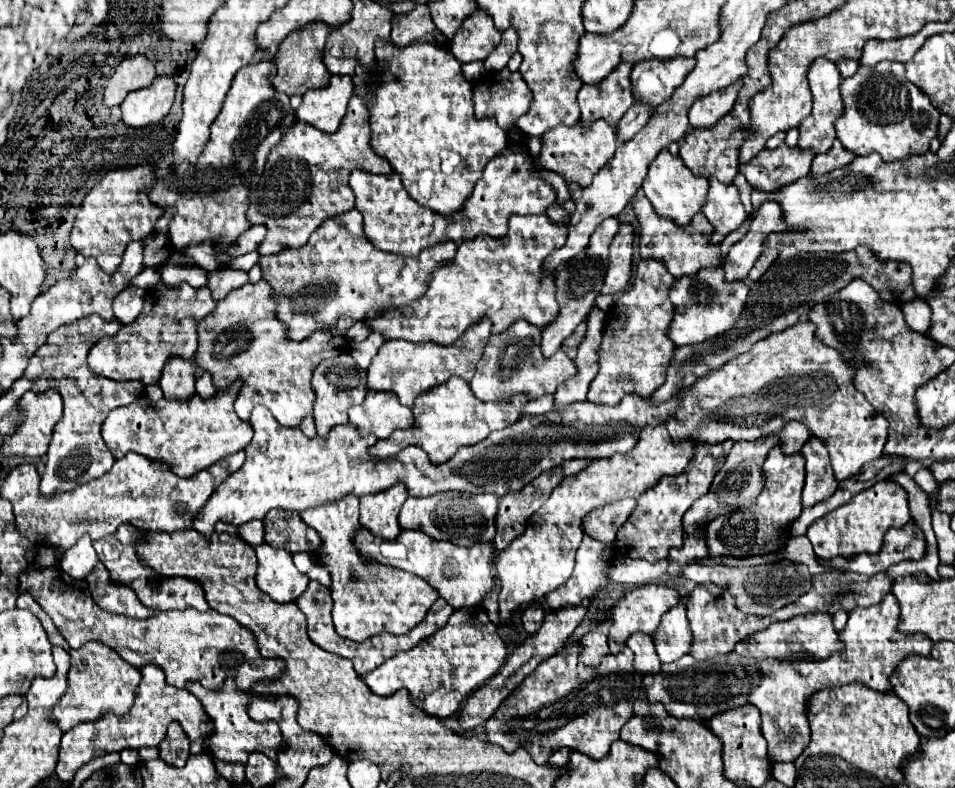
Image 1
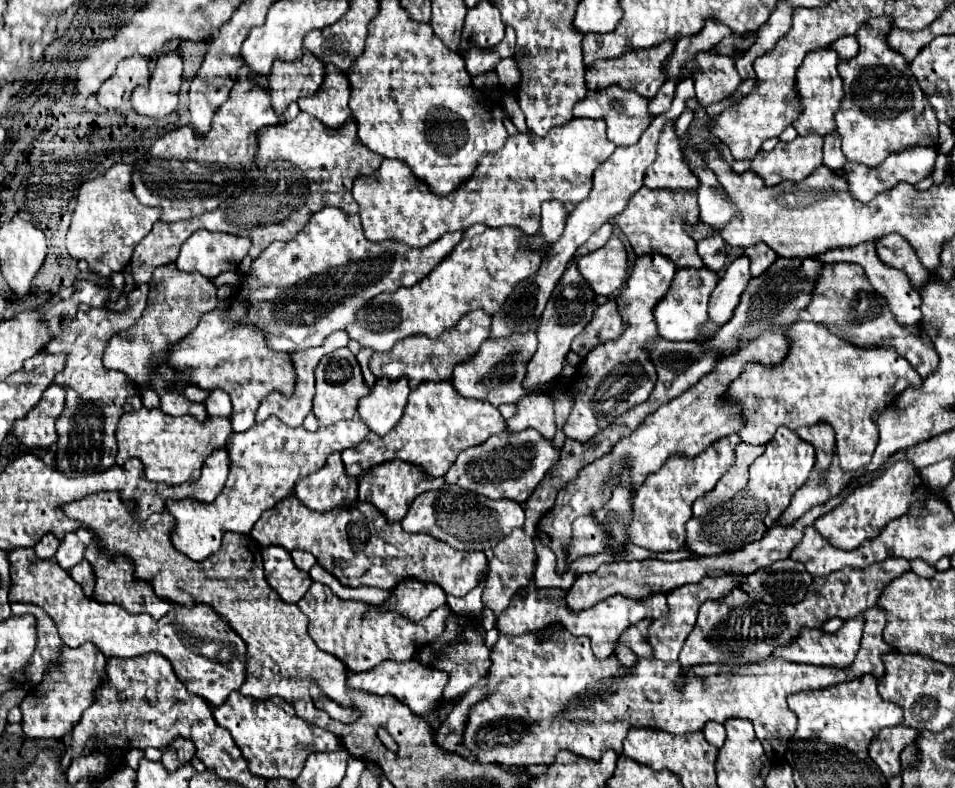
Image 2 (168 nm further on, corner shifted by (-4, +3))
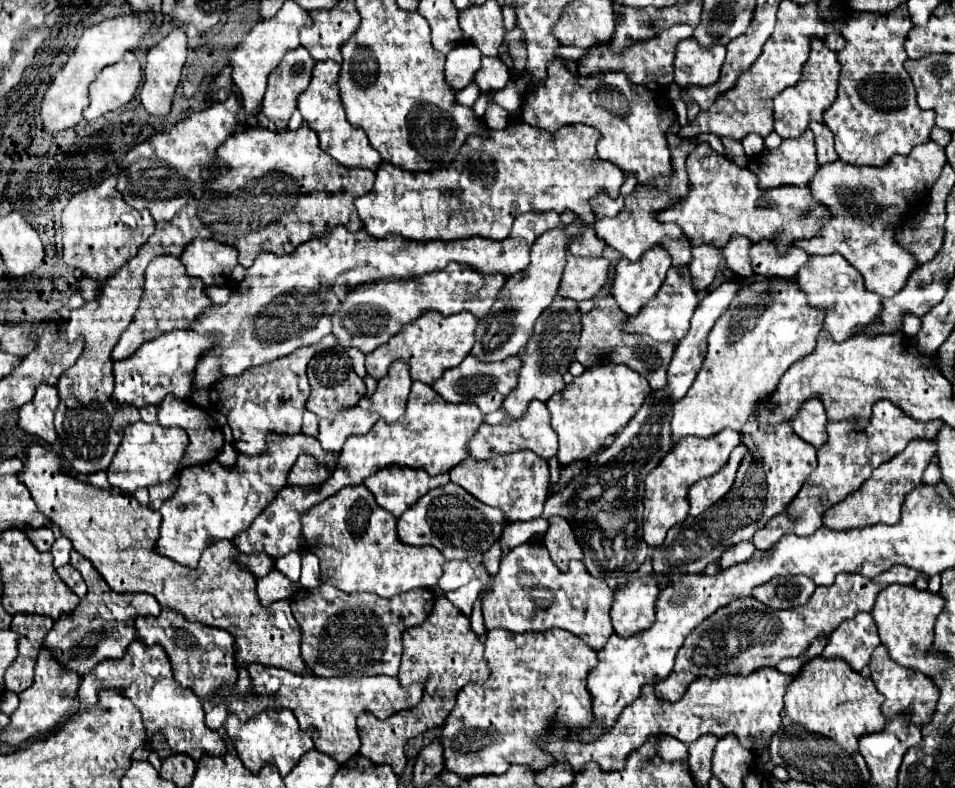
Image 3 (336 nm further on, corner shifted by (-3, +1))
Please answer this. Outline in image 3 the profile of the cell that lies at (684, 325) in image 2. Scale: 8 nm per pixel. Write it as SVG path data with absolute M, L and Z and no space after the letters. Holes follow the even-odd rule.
M672 266L668 270L668 276L666 276L662 288L658 290L656 298L648 300L644 304L644 308L640 310L640 314L636 318L630 318L624 324L624 330L632 332L632 334L648 334L650 338L654 338L658 342L664 342L664 340L680 342L688 334L690 318L696 310L696 304L698 304L698 290L696 290L696 286L692 286L692 276L690 276L688 266L680 266L680 268Z

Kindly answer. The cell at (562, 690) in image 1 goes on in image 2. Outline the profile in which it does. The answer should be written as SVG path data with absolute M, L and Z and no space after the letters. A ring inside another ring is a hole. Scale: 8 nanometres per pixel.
M869 608L865 620L861 650L855 662L841 672L837 668L813 668L773 656L759 662L741 660L741 664L733 666L703 664L687 670L679 662L667 662L669 672L665 672L665 662L641 658L633 672L621 672L613 656L605 660L593 656L587 636L573 636L567 630L553 632L545 638L539 638L539 632L525 632L521 636L499 634L489 654L491 668L485 686L489 694L469 710L461 744L483 764L551 764L559 750L601 760L605 750L623 752L623 740L631 728L689 734L701 732L707 722L725 724L729 718L745 718L753 724L765 754L781 760L795 728L795 716L785 704L791 692L825 688L865 674L883 676L881 654L889 652L889 646L881 640L885 616L877 608ZM571 690L581 690L579 694L587 700L571 702ZM595 696L603 700L593 702Z

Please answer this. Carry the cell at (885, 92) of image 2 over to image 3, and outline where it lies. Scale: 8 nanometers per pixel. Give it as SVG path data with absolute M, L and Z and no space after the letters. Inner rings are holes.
M900 4L892 14L872 14L872 12L858 12L842 30L846 38L846 48L838 52L840 70L840 84L838 84L838 98L834 104L824 112L824 124L834 132L836 152L838 158L854 164L854 166L884 166L890 156L894 154L908 154L914 146L930 142L930 130L934 128L932 110L922 110L916 102L916 90L908 72L904 70L904 62L908 60L904 52L904 38L910 32L912 22L906 10L906 4Z

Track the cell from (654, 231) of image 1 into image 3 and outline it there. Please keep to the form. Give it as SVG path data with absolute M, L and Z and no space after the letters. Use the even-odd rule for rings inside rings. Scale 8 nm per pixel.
M682 140L682 144L678 148L672 148L672 162L674 162L674 176L670 178L670 184L666 186L666 190L652 190L648 186L638 186L628 198L626 198L626 206L624 210L614 216L614 218L602 218L600 222L594 224L596 236L602 238L608 246L616 248L618 252L622 252L628 260L636 262L644 256L646 250L650 250L652 246L664 246L669 253L672 249L672 262L674 266L688 266L692 262L692 248L690 248L690 240L686 238L682 229L674 223L660 223L656 220L656 214L682 202L688 196L690 184L688 184L688 176L686 176L686 156L690 154L690 150L694 148L694 144L690 144L688 140Z

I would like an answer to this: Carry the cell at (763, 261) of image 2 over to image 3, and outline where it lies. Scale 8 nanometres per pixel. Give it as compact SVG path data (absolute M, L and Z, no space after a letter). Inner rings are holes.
M732 236L730 242L724 246L724 258L726 258L726 266L742 276L742 278L752 278L754 270L752 270L752 262L750 262L750 248L752 248L752 242L744 236Z

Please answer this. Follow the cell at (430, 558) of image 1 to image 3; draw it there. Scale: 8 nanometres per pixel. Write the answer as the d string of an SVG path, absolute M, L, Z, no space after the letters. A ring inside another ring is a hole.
M346 486L332 498L300 516L306 550L320 558L322 582L338 590L374 592L382 598L412 588L432 588L444 574L444 556L434 546L404 546L397 536L397 518L380 508L366 486Z

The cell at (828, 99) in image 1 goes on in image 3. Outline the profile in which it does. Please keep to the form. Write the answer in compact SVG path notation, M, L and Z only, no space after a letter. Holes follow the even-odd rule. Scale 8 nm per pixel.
M816 40L812 42L812 50L810 56L802 68L802 76L800 82L796 86L786 88L784 92L780 92L774 99L774 130L782 136L782 138L798 138L808 126L810 122L824 122L822 114L824 110L828 110L828 106L832 106L832 102L836 100L836 86L838 86L838 74L840 74L840 64L836 58L836 52L828 50L824 42Z

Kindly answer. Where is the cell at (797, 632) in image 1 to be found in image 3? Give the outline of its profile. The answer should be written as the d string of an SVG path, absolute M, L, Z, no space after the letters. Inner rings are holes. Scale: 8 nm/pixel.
M856 614L856 618L848 618L844 620L832 634L828 640L828 646L824 648L824 652L820 654L822 658L844 658L844 662L850 664L852 670L860 672L864 666L868 666L870 662L870 654L872 650L880 644L878 632L876 632L876 624L872 620L870 614Z

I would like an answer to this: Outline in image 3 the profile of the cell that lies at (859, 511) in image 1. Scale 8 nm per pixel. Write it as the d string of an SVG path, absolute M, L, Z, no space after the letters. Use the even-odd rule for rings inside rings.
M930 440L910 442L908 448L902 450L896 458L876 468L872 476L852 496L844 498L836 506L830 506L830 510L822 518L824 526L828 526L830 530L850 530L850 528L860 528L860 526L900 522L900 510L906 498L906 492L922 484L922 472L932 462L934 454L936 454L936 444Z

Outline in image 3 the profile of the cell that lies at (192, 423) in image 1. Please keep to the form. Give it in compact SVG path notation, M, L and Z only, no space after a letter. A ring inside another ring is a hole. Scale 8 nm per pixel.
M142 420L126 426L124 438L116 450L116 456L108 468L108 480L114 488L130 494L136 486L154 486L162 482L172 482L176 478L180 462L188 448L188 434L184 428L164 428L158 422L146 424Z

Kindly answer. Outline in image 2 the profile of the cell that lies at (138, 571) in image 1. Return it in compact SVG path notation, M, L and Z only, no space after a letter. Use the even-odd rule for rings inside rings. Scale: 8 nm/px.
M91 542L85 548L85 556L83 556L95 574L95 590L93 590L93 600L103 602L103 604L119 604L123 606L127 612L145 612L151 614L155 620L159 620L161 616L165 616L165 612L169 612L169 608L173 604L169 604L167 600L161 600L159 596L153 596L153 588L149 588L147 584L141 584L141 580L133 580L133 564L129 564L127 560L109 560L105 558L97 544Z

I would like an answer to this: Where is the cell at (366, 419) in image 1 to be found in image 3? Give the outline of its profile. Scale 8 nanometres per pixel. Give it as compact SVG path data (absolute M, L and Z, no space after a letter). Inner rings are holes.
M394 362L390 366L388 376L378 380L378 388L370 396L370 408L368 410L372 414L378 414L388 424L396 422L406 410L410 386L412 386L410 366L406 362Z

